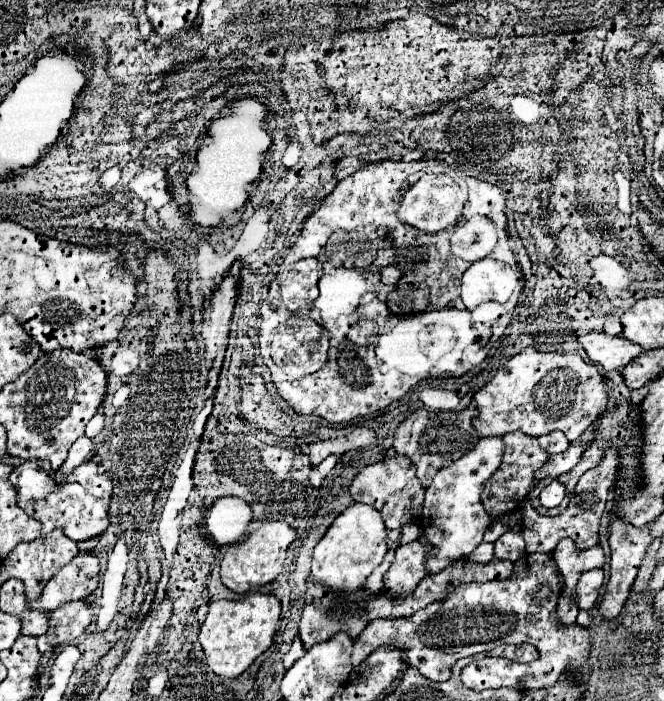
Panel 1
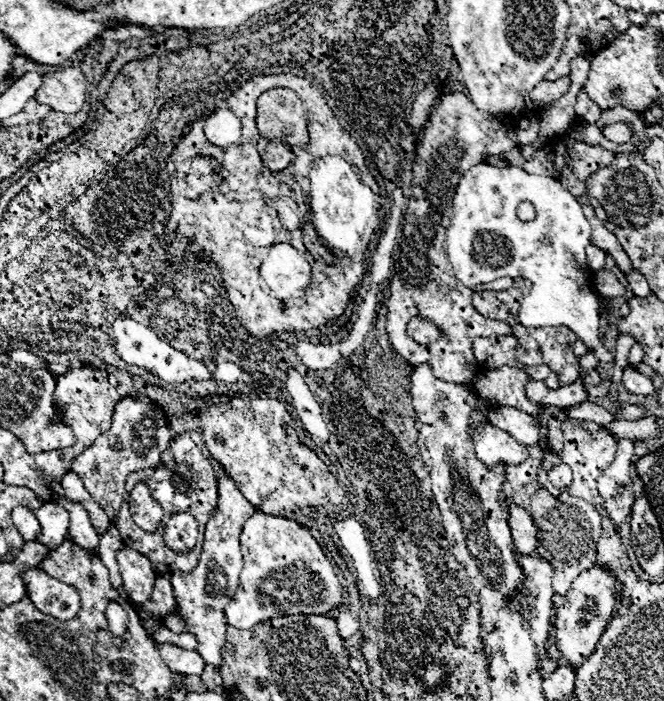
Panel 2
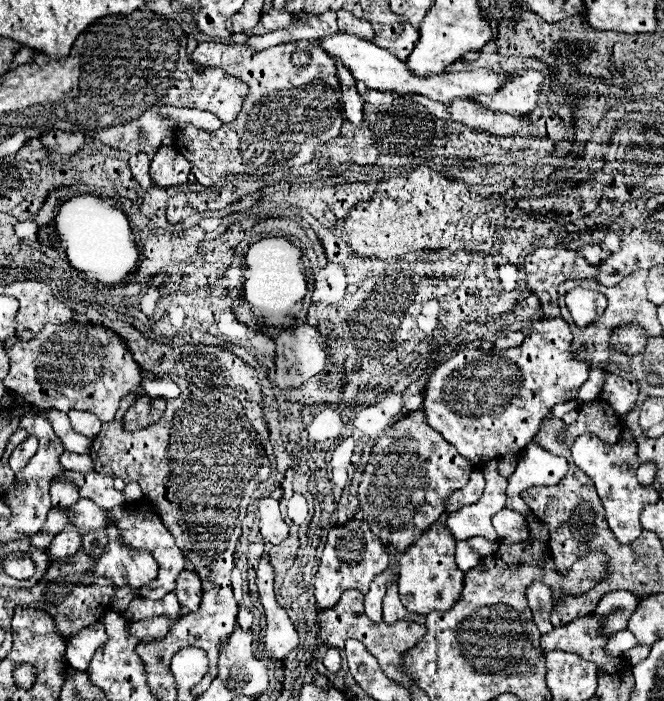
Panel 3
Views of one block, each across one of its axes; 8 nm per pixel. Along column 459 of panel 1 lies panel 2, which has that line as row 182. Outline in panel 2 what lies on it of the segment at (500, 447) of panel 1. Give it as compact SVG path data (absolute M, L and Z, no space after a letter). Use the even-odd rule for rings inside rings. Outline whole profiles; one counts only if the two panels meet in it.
M480 163L476 164L476 166L472 166L472 168L462 176L462 180L460 180L460 184L458 184L458 188L456 188L456 196L454 196L454 216L452 216L452 222L450 222L450 226L448 226L448 230L446 230L446 242L448 242L446 246L448 246L448 258L450 258L450 264L454 266L456 278L458 278L460 282L466 282L466 286L486 284L486 282L492 282L492 280L502 278L502 276L528 278L528 280L532 280L534 288L530 290L529 295L524 297L520 305L520 324L526 326L526 328L530 328L530 326L532 326L532 328L540 328L540 326L568 326L570 330L574 330L574 334L576 334L580 340L584 340L584 342L588 344L588 350L594 350L594 352L598 354L599 361L610 363L614 362L615 357L609 354L607 350L604 350L604 344L602 344L600 338L598 338L598 298L596 298L594 292L590 290L590 284L592 284L590 278L594 278L594 272L592 272L592 268L590 268L588 262L586 262L586 246L590 244L590 232L592 232L592 228L590 228L588 220L584 218L584 212L582 212L580 202L578 202L576 196L572 196L556 178L538 176L538 174L528 174L528 172L525 172L522 168L519 169L518 172L517 168L514 166L500 168L486 163ZM520 202L530 202L530 204L534 204L534 208L536 208L536 220L532 220L532 222L522 222L522 220L516 216L516 206L518 206Z

